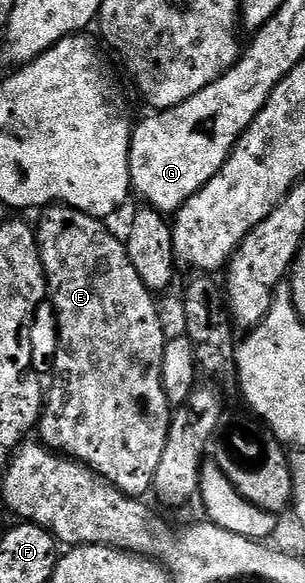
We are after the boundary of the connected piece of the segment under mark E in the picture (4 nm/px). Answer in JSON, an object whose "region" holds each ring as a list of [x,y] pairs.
{"region":[[[52,204],[44,209],[42,209],[41,215],[43,216],[37,223],[37,235],[39,237],[39,257],[41,262],[45,266],[45,274],[47,275],[47,286],[49,289],[49,304],[55,307],[55,316],[59,319],[59,345],[55,348],[55,373],[51,376],[51,388],[49,384],[49,391],[45,396],[45,407],[43,410],[43,415],[40,416],[37,425],[37,436],[42,443],[46,444],[48,448],[64,455],[70,456],[72,460],[79,460],[81,463],[87,465],[98,474],[98,476],[103,476],[110,482],[110,484],[115,485],[116,488],[121,489],[126,496],[132,498],[143,498],[146,497],[146,492],[152,491],[153,485],[155,483],[155,475],[157,474],[157,466],[161,466],[161,453],[165,450],[165,438],[169,438],[169,426],[171,425],[171,413],[173,411],[173,405],[169,402],[169,398],[165,394],[165,386],[163,385],[163,359],[165,358],[165,346],[167,345],[169,339],[169,332],[163,329],[163,320],[159,317],[159,308],[155,305],[156,297],[153,293],[146,288],[144,282],[141,280],[139,274],[137,274],[137,269],[133,266],[133,262],[130,261],[129,254],[127,253],[127,245],[124,241],[119,240],[113,234],[107,232],[107,224],[104,221],[97,219],[95,216],[90,216],[85,214],[81,210],[76,208],[69,208],[66,204]]]}

